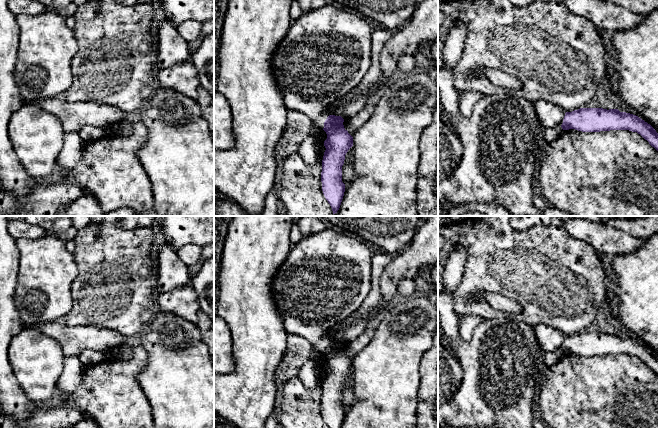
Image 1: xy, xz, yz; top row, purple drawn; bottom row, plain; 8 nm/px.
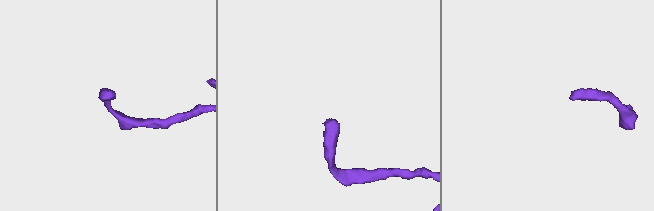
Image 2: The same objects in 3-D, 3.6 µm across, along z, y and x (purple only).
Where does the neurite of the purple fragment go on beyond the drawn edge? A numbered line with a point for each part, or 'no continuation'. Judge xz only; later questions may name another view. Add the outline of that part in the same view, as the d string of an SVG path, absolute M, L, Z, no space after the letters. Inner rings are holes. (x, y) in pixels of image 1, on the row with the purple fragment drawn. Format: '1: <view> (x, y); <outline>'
1: xz (326, 52); M326 4L316 10L301 12L279 43L272 61L273 73L287 110L307 115L322 130L329 116L327 109L356 89L371 65L373 29L363 19L338 5Z

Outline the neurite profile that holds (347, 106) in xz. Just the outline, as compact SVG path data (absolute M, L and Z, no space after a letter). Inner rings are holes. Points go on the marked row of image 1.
M384 28L373 30L371 46L371 65L364 75L360 85L350 96L343 96L332 104L335 110L332 115L349 119L357 115L370 101L373 86L378 85L382 70L380 67L381 51L393 36L392 31Z

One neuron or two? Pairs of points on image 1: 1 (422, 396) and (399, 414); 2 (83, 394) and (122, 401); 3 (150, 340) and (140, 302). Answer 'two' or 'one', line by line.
1: two
2: one
3: two

